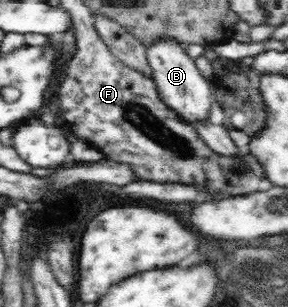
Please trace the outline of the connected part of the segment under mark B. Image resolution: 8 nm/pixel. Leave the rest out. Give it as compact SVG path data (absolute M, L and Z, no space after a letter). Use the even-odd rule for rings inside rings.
M160 37L146 47L148 64L152 67L152 80L156 83L160 99L164 99L164 103L168 103L190 126L200 119L206 119L210 105L214 103L214 94L209 80L200 73L196 61L182 47L181 42L170 37Z

